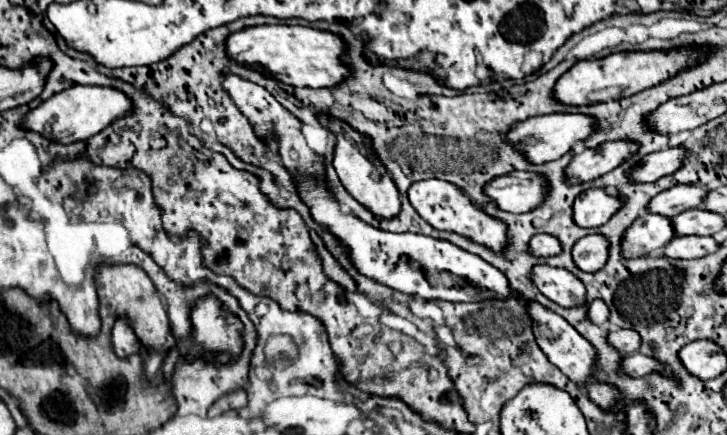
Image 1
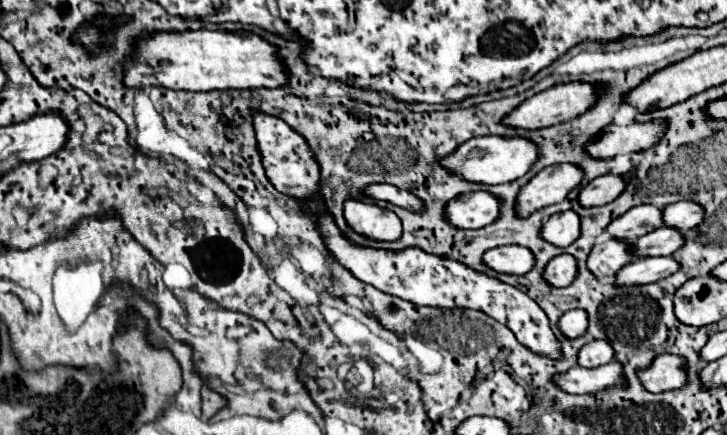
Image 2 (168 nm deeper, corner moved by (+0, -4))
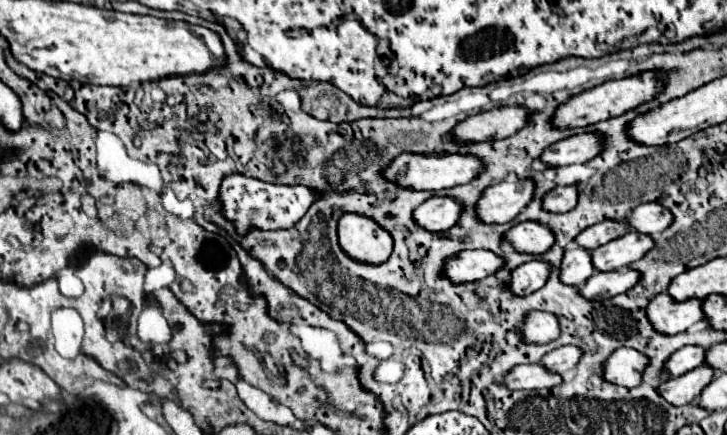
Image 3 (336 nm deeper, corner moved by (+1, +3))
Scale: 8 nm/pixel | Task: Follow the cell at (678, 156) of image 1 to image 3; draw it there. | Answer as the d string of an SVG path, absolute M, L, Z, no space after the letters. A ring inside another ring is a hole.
M563 185L563 187L555 187L553 191L549 191L543 197L543 207L547 211L565 213L577 205L577 199L579 199L579 187L577 185Z

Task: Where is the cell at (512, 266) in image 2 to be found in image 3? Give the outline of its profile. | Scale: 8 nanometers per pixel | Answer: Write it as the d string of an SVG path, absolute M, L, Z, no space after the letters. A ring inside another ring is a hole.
M471 249L461 251L447 259L445 263L445 275L453 283L469 283L489 277L491 273L503 269L503 257L497 253L491 253L487 249Z

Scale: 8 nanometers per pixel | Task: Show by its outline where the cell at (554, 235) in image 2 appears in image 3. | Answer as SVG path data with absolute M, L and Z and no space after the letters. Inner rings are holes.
M525 221L525 223L517 223L505 235L505 241L511 243L515 251L543 255L555 245L555 233L551 233L551 227L539 221Z

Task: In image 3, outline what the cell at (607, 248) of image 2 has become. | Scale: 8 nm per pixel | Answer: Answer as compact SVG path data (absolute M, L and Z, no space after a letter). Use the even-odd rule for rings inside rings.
M579 245L567 247L561 263L561 281L567 285L583 285L583 281L593 273L595 267L591 265L591 251L579 249Z

